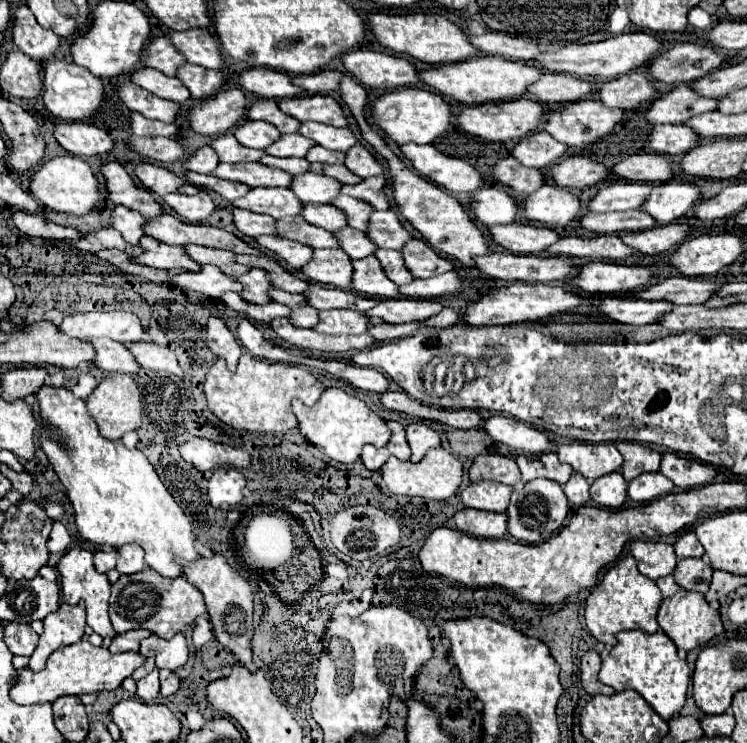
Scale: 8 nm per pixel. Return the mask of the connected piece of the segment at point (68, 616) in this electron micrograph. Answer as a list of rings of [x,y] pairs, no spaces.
[[[62,603],[58,607],[58,611],[50,613],[44,619],[44,631],[40,635],[38,647],[30,657],[30,669],[32,671],[40,671],[46,665],[46,659],[50,657],[52,651],[78,643],[84,635],[84,627],[86,627],[86,613],[84,613],[84,605],[66,605]]]

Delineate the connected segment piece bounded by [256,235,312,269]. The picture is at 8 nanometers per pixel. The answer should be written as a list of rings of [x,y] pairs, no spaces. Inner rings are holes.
[[[262,235],[262,237],[256,237],[256,243],[264,249],[276,253],[292,269],[300,269],[302,265],[306,265],[308,259],[312,259],[312,249],[308,249],[308,245],[300,245],[298,241],[288,241],[284,237]]]

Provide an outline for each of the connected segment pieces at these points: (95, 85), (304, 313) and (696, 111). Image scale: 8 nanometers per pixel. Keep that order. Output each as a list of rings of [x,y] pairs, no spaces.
[[[50,59],[44,63],[42,85],[44,85],[42,101],[44,101],[46,109],[54,117],[64,119],[64,121],[82,121],[86,117],[90,117],[104,99],[104,85],[98,77],[88,73],[84,67],[78,67],[76,63],[66,63],[60,59]]]
[[[270,289],[268,297],[276,303],[282,303],[286,307],[290,307],[290,323],[296,327],[314,327],[316,325],[316,317],[318,311],[312,309],[310,305],[306,305],[304,299],[300,299],[300,295],[292,295],[292,293],[284,293],[280,289]]]
[[[676,85],[670,93],[658,95],[646,109],[644,119],[652,125],[658,123],[684,123],[688,117],[708,113],[716,109],[718,99],[700,97],[690,91],[690,85]]]

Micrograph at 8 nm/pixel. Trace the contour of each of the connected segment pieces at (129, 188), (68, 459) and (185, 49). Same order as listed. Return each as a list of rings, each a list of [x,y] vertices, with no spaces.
[[[106,163],[102,167],[102,175],[106,179],[108,199],[112,203],[118,203],[118,205],[124,205],[128,209],[134,209],[144,217],[162,215],[162,209],[154,201],[152,193],[144,191],[144,187],[136,187],[132,177],[124,171],[124,167],[120,163]]]
[[[42,387],[38,393],[40,413],[44,419],[42,429],[42,449],[48,455],[56,475],[60,477],[62,485],[68,489],[70,503],[76,511],[76,527],[78,531],[92,543],[104,545],[110,543],[114,547],[122,547],[126,543],[136,543],[146,551],[146,563],[164,577],[180,577],[182,565],[176,563],[176,559],[196,561],[200,559],[196,547],[194,547],[194,531],[192,525],[188,525],[188,517],[184,515],[182,507],[174,501],[174,497],[168,493],[160,477],[156,475],[150,461],[138,451],[138,449],[126,449],[122,441],[110,441],[104,439],[98,433],[96,421],[88,415],[84,403],[70,403],[70,391],[64,387]]]
[[[188,29],[188,31],[170,31],[170,43],[184,55],[188,63],[202,65],[208,69],[222,67],[222,55],[216,47],[216,39],[208,29]]]

